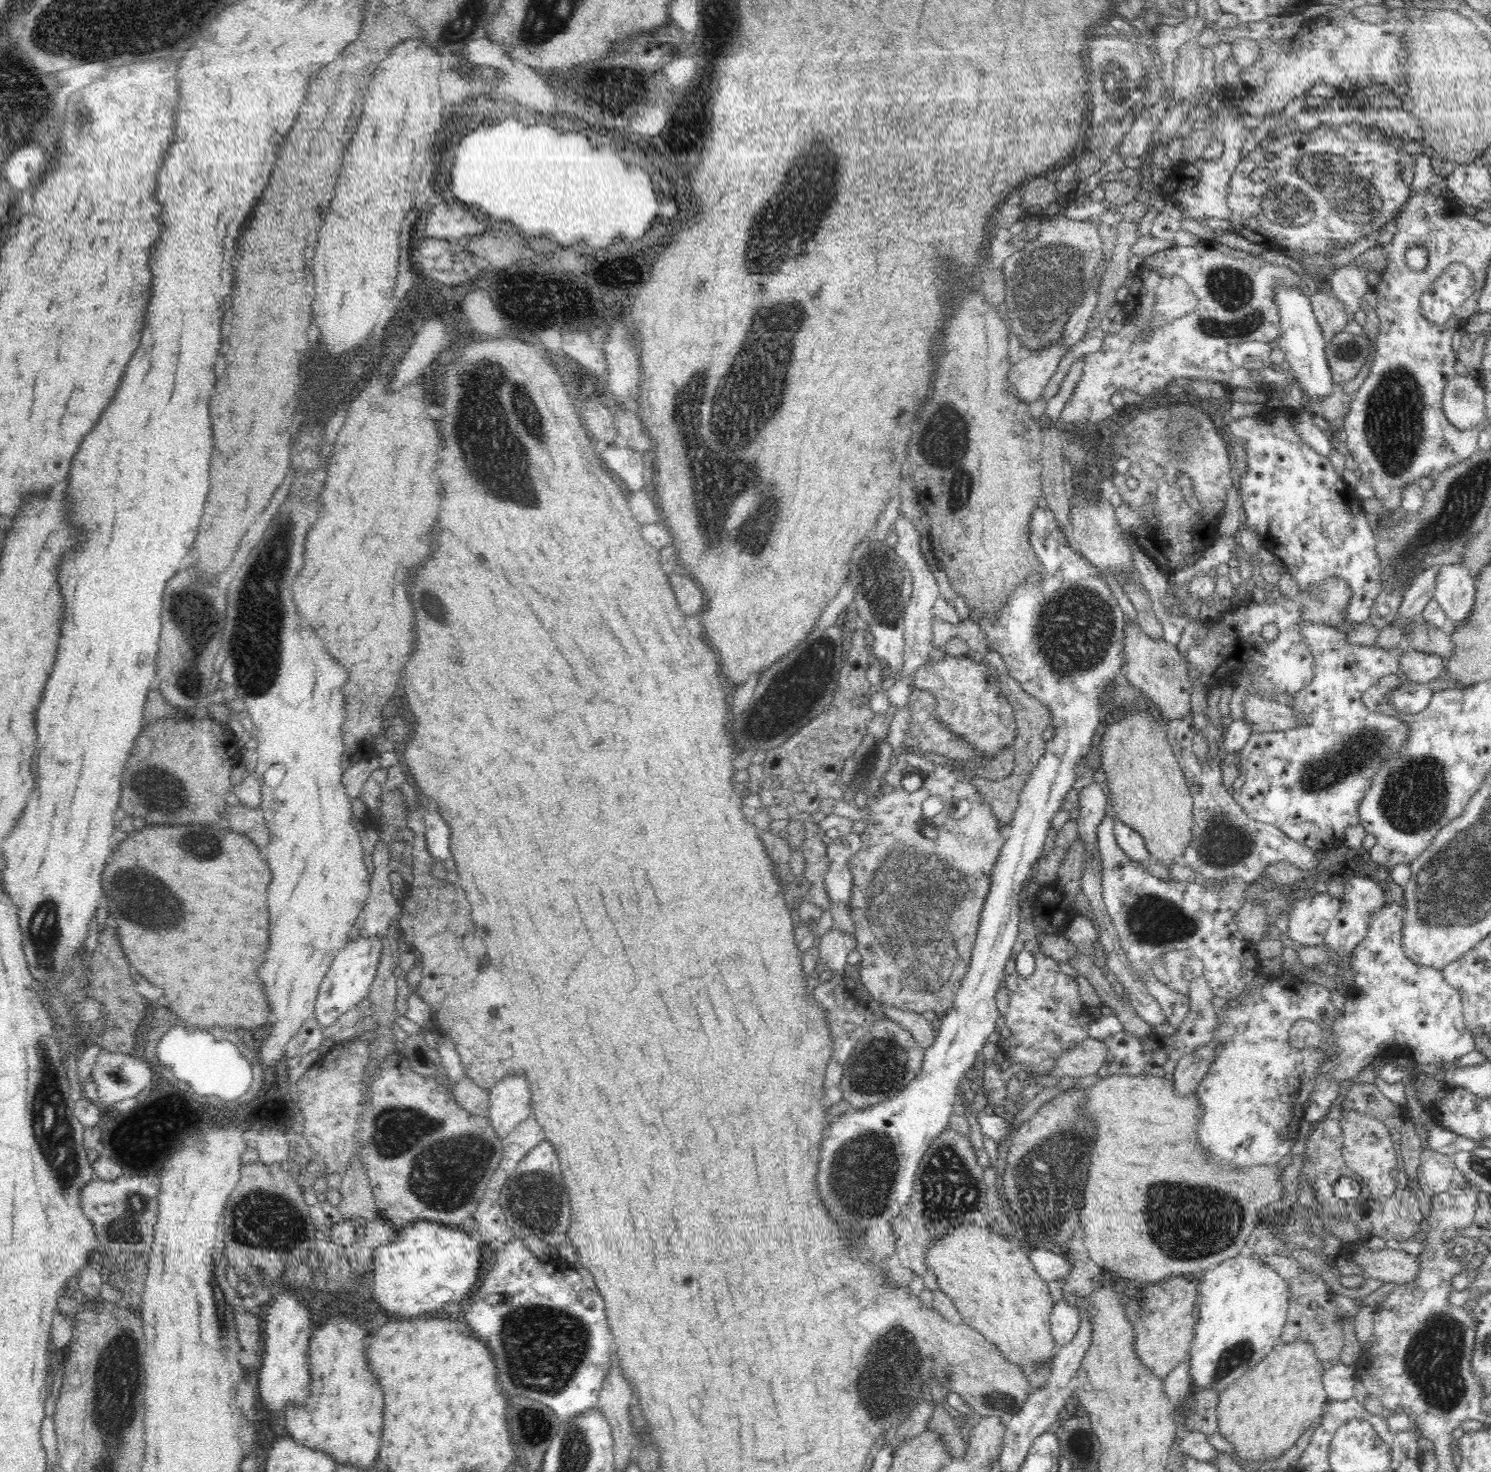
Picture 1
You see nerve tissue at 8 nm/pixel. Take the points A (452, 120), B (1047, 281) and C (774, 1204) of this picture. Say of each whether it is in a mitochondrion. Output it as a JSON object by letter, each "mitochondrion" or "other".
{"A":"other","B":"mitochondrion","C":"other"}

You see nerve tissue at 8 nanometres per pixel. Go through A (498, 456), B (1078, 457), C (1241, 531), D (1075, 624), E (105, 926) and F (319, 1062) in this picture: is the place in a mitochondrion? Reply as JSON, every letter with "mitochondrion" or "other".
{"A":"mitochondrion","B":"mitochondrion","C":"other","D":"mitochondrion","E":"other","F":"other"}

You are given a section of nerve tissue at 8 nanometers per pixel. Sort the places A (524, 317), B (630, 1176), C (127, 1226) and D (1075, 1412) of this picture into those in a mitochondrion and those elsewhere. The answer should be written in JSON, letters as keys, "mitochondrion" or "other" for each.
{"A":"other","B":"other","C":"mitochondrion","D":"other"}

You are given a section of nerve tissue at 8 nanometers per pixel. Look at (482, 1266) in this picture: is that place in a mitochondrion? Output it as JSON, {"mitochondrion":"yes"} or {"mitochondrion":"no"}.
{"mitochondrion":"no"}

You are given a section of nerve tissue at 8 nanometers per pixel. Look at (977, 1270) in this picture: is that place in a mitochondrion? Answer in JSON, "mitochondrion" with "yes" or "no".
{"mitochondrion":"no"}

